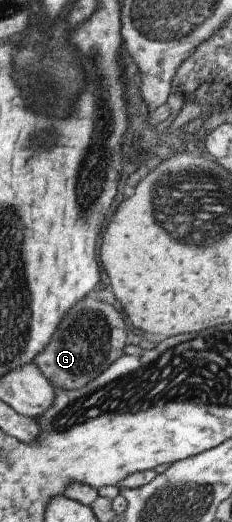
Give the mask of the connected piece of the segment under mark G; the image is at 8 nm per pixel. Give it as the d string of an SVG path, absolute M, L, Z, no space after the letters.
M87 297L69 309L61 319L49 345L35 355L34 363L54 389L73 391L87 386L95 377L110 368L119 357L127 341L125 317L113 305Z

